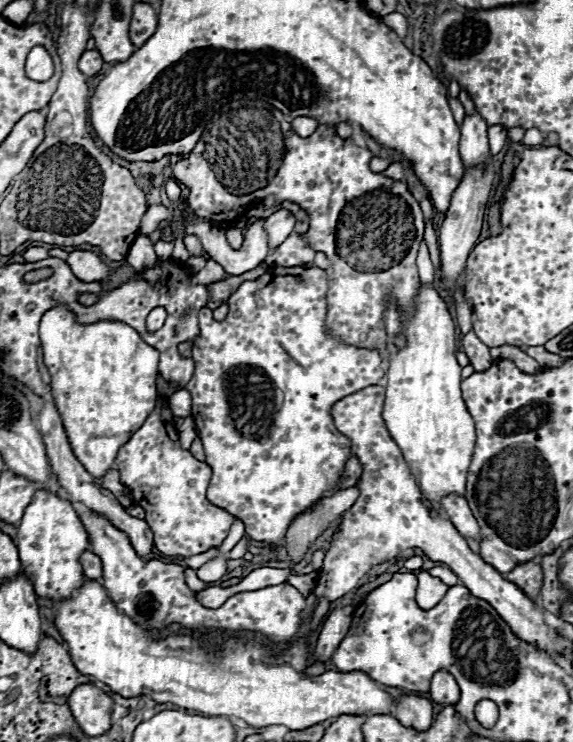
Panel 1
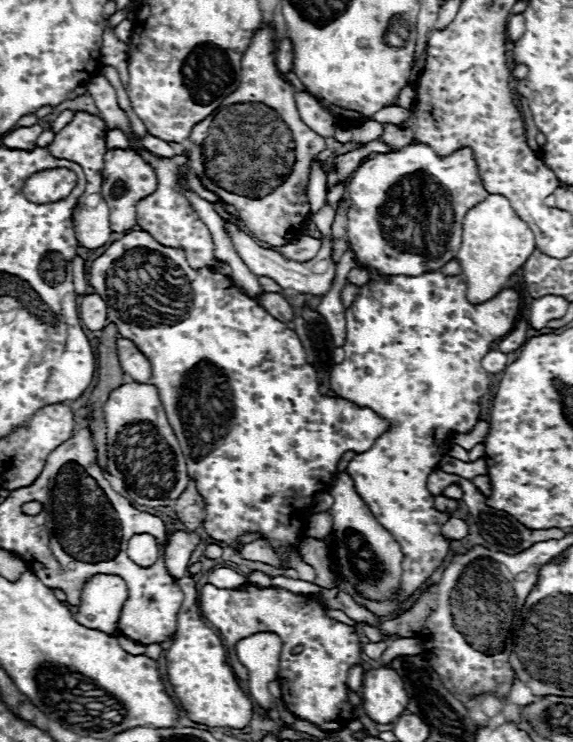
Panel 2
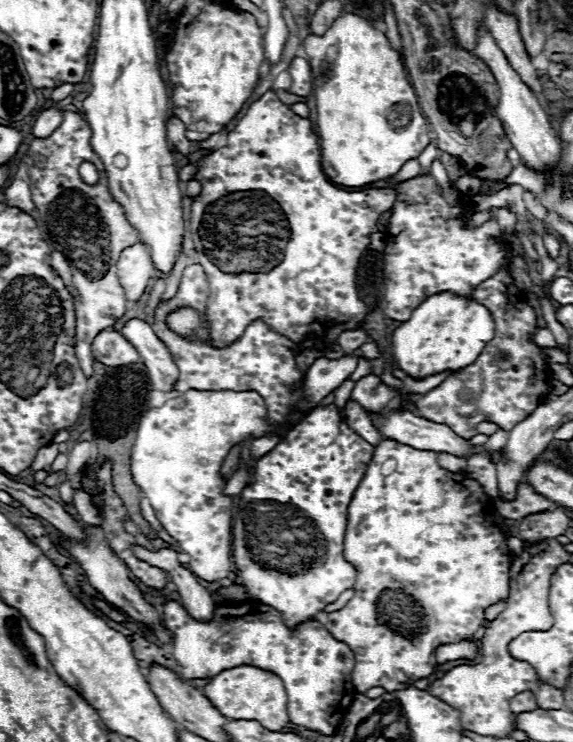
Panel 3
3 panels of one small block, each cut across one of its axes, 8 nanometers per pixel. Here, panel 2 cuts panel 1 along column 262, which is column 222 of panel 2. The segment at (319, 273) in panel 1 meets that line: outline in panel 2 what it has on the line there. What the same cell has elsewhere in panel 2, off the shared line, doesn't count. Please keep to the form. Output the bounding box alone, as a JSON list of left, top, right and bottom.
[88,230,388,560]

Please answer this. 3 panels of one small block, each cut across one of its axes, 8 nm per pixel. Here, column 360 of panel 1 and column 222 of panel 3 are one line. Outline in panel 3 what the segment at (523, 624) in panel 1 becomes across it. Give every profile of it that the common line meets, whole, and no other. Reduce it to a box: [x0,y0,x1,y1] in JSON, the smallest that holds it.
[130,390,270,582]

